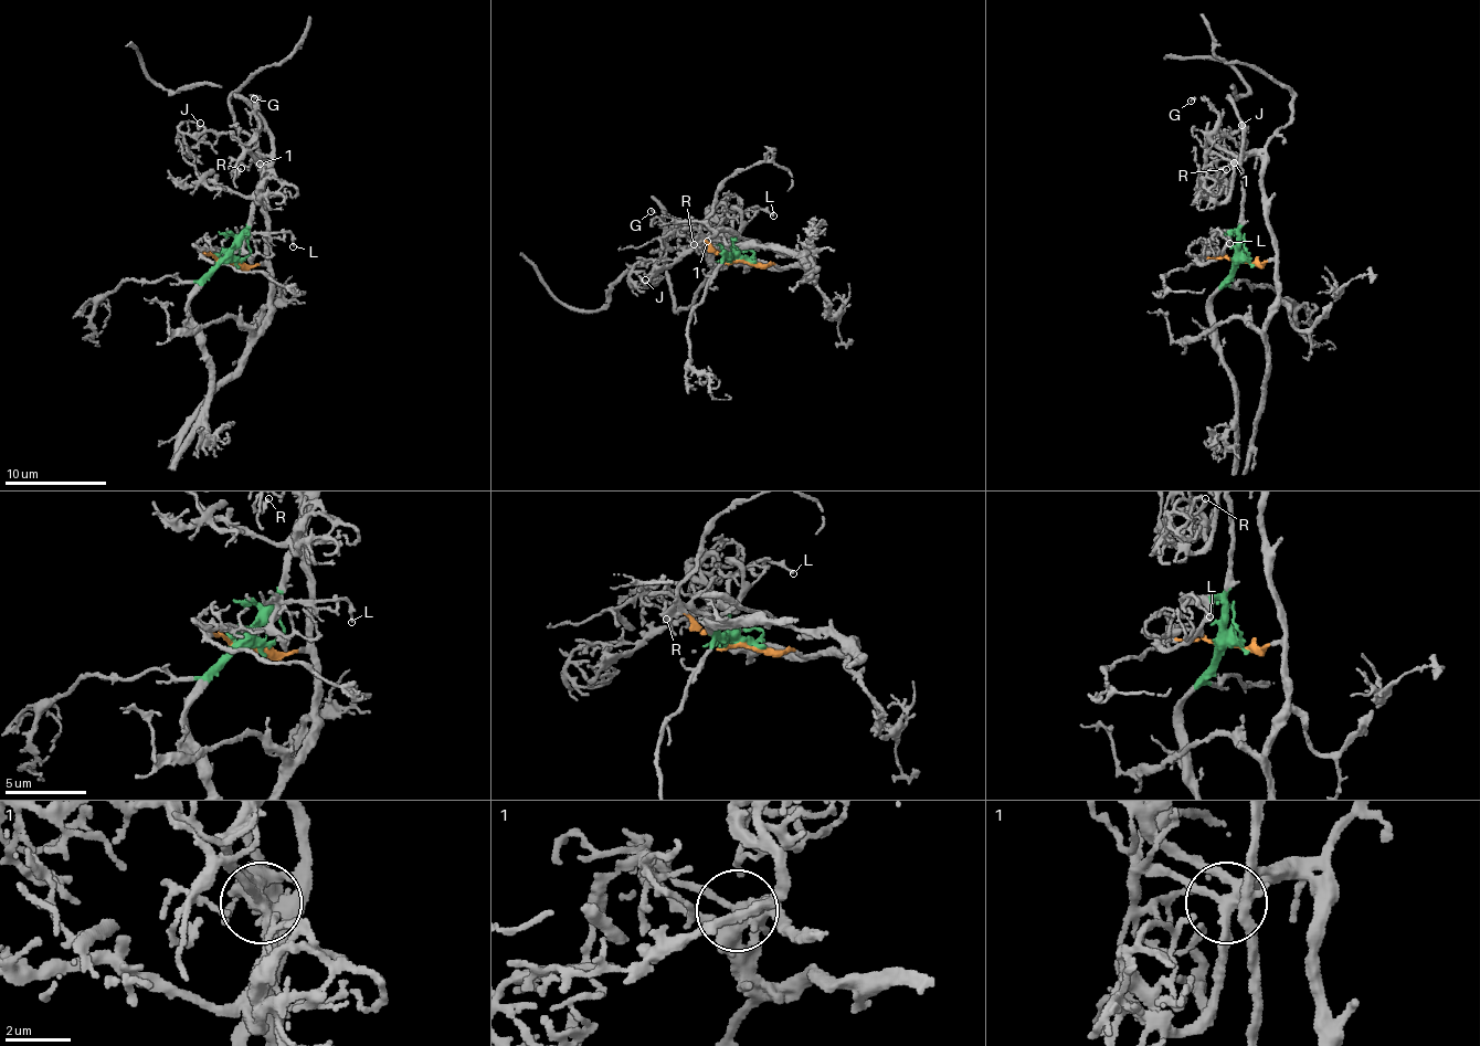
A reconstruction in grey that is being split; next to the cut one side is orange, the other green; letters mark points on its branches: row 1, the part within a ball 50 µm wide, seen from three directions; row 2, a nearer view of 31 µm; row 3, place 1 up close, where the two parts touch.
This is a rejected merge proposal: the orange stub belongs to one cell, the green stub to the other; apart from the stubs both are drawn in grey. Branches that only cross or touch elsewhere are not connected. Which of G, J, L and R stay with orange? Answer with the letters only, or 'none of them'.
G

